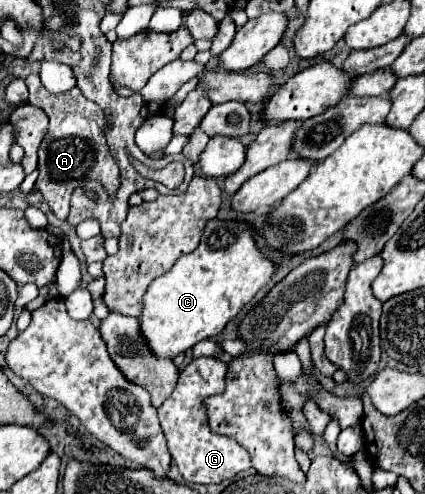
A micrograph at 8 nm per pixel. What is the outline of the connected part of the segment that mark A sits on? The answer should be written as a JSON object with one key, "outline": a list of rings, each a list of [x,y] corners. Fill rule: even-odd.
{"outline":[[[32,74],[26,78],[26,86],[30,90],[28,102],[32,106],[40,106],[48,118],[50,126],[48,132],[38,148],[38,170],[40,176],[36,180],[36,186],[52,212],[60,218],[66,220],[68,216],[68,202],[70,202],[70,192],[76,186],[86,186],[90,180],[100,180],[108,192],[112,192],[118,186],[120,180],[120,170],[108,168],[104,164],[116,164],[112,158],[106,138],[104,138],[104,126],[106,126],[106,116],[102,108],[82,96],[78,88],[72,88],[62,94],[50,94],[38,74]]]}

